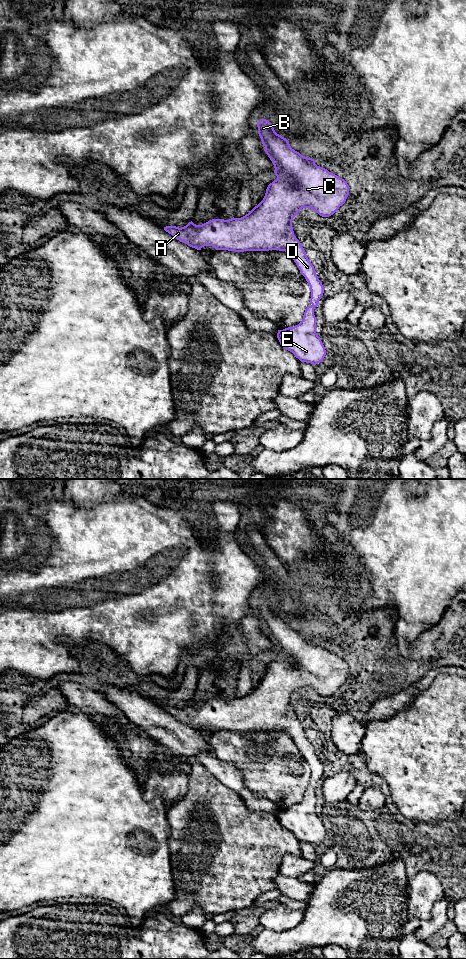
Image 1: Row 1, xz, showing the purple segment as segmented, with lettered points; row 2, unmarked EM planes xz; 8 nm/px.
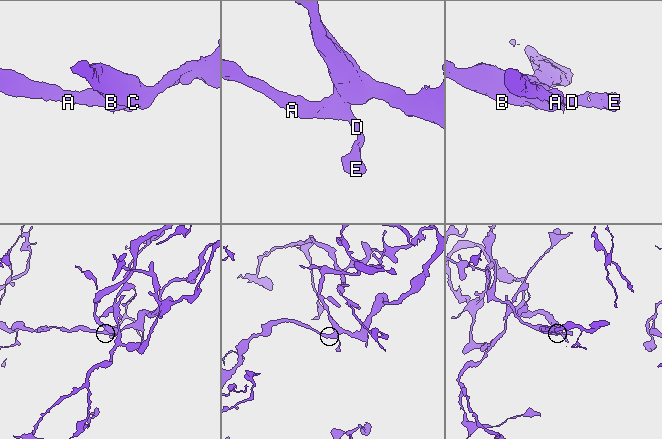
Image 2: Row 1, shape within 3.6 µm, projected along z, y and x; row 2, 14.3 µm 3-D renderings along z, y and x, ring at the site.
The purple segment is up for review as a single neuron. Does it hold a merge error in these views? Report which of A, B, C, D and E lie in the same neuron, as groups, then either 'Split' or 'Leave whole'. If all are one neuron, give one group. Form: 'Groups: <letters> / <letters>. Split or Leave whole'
Groups: A B C D E. Leave whole

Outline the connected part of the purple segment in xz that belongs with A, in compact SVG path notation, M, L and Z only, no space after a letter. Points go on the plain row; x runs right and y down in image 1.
M261 599L257 607L262 624L265 626L264 631L272 641L277 656L277 659L268 665L263 680L241 698L212 699L202 705L196 705L191 701L184 707L166 706L164 710L197 730L201 730L204 726L212 726L216 730L235 732L279 730L290 733L310 766L312 785L306 788L298 805L278 810L277 818L283 828L292 832L301 842L316 845L322 842L326 835L325 827L316 813L314 795L314 789L323 776L324 767L304 728L294 715L292 700L302 688L311 688L322 697L333 695L345 683L349 675L349 666L344 659L317 646L314 639L307 638L292 629L288 620L277 614L268 600Z

